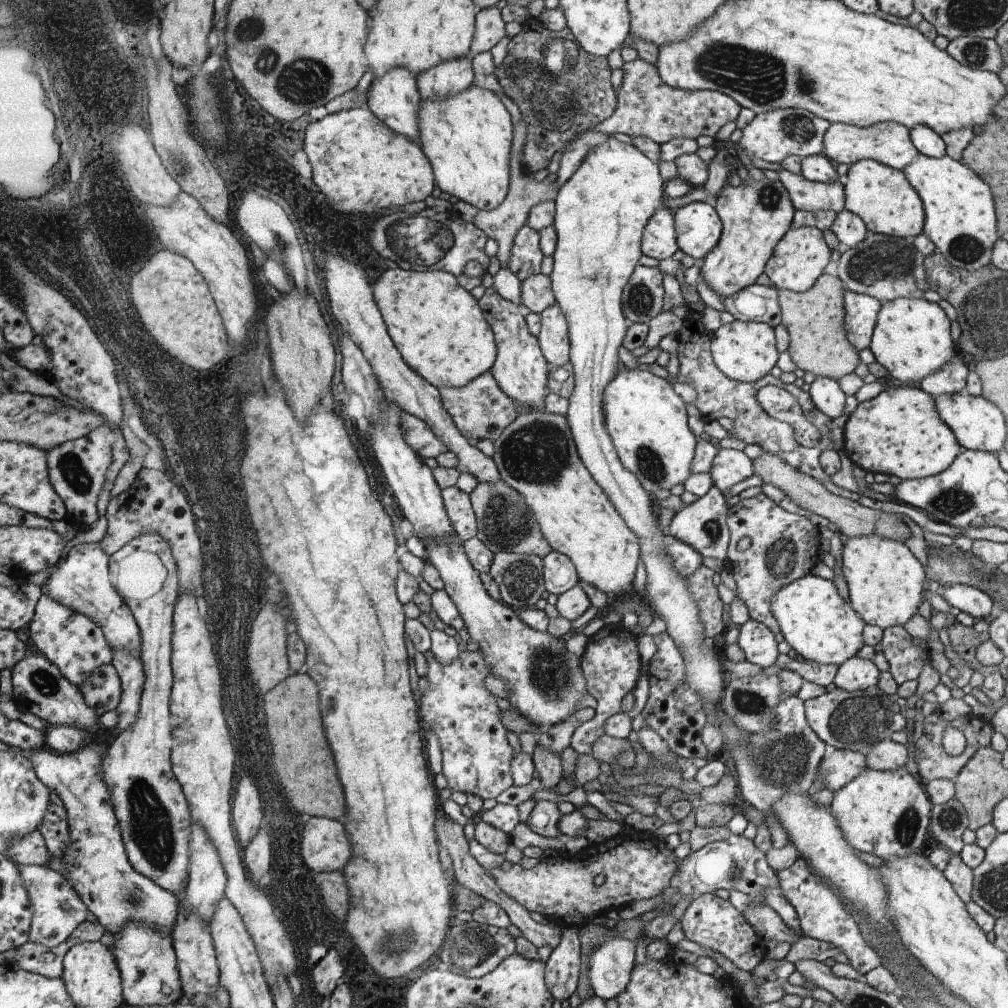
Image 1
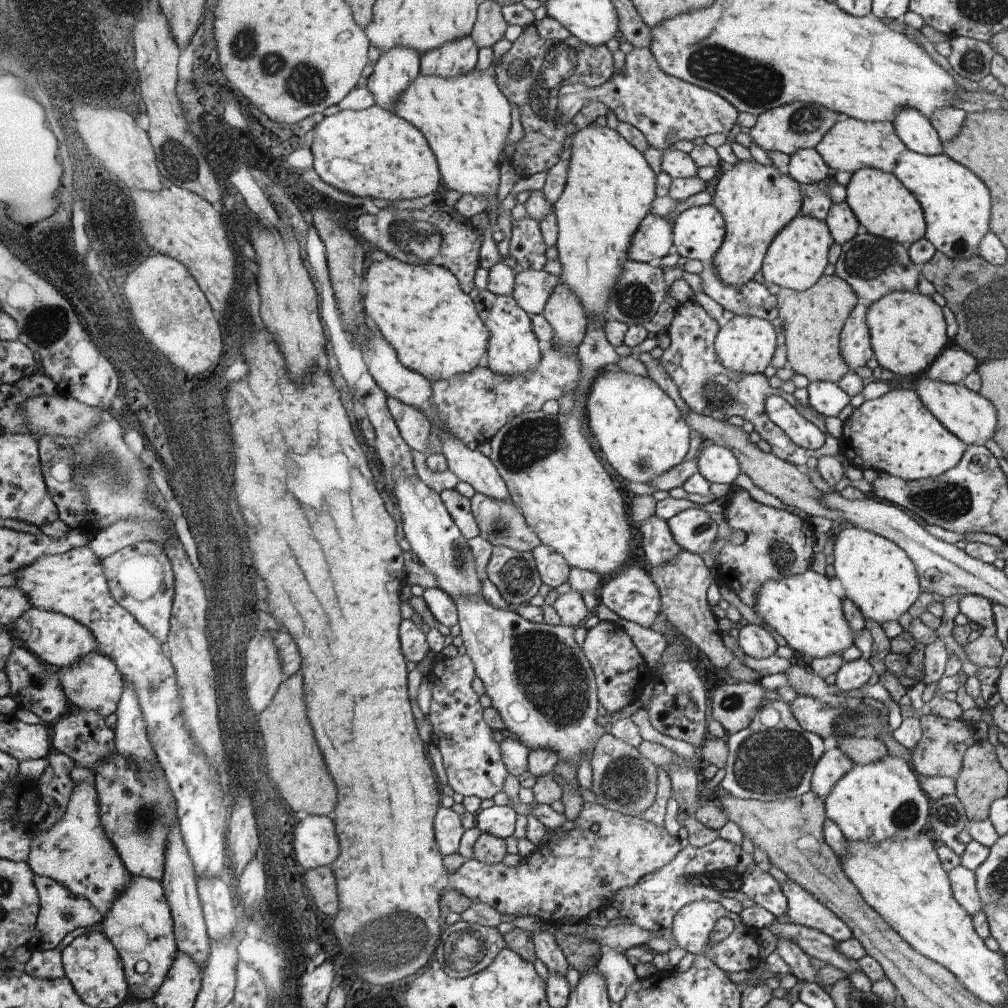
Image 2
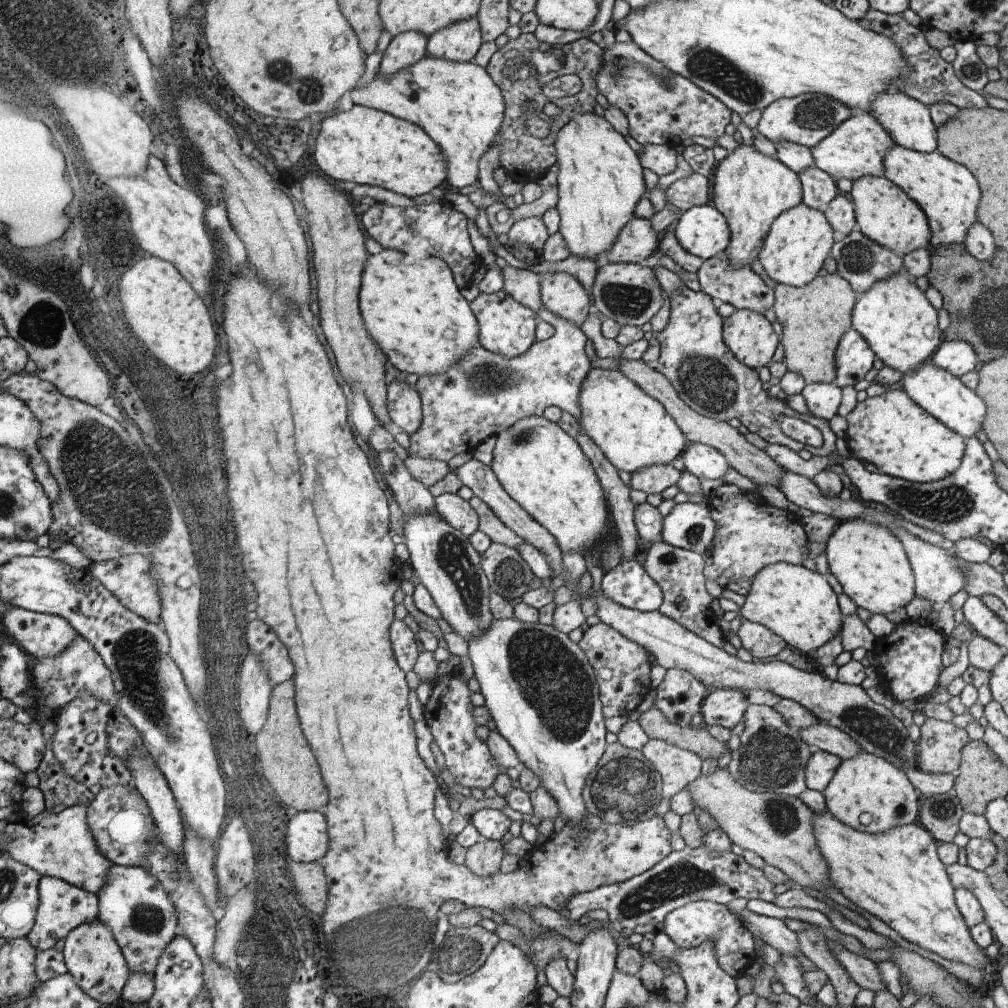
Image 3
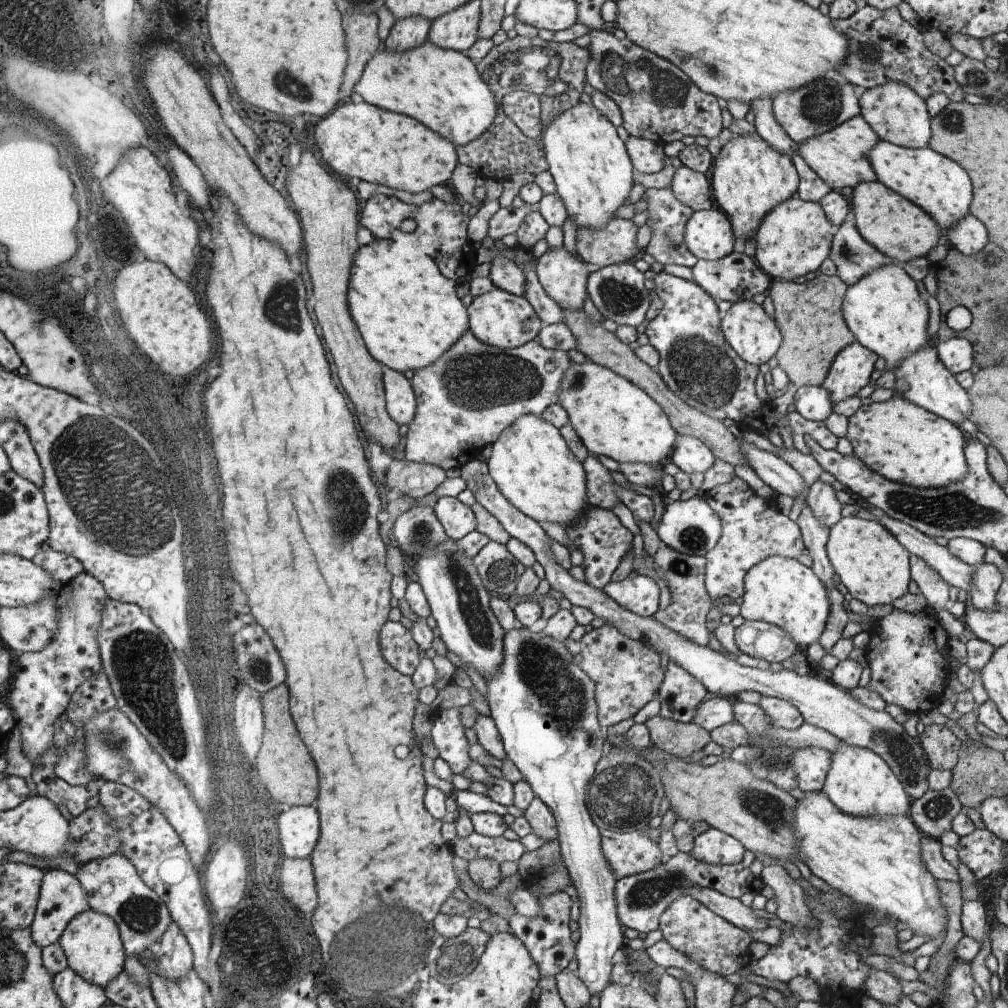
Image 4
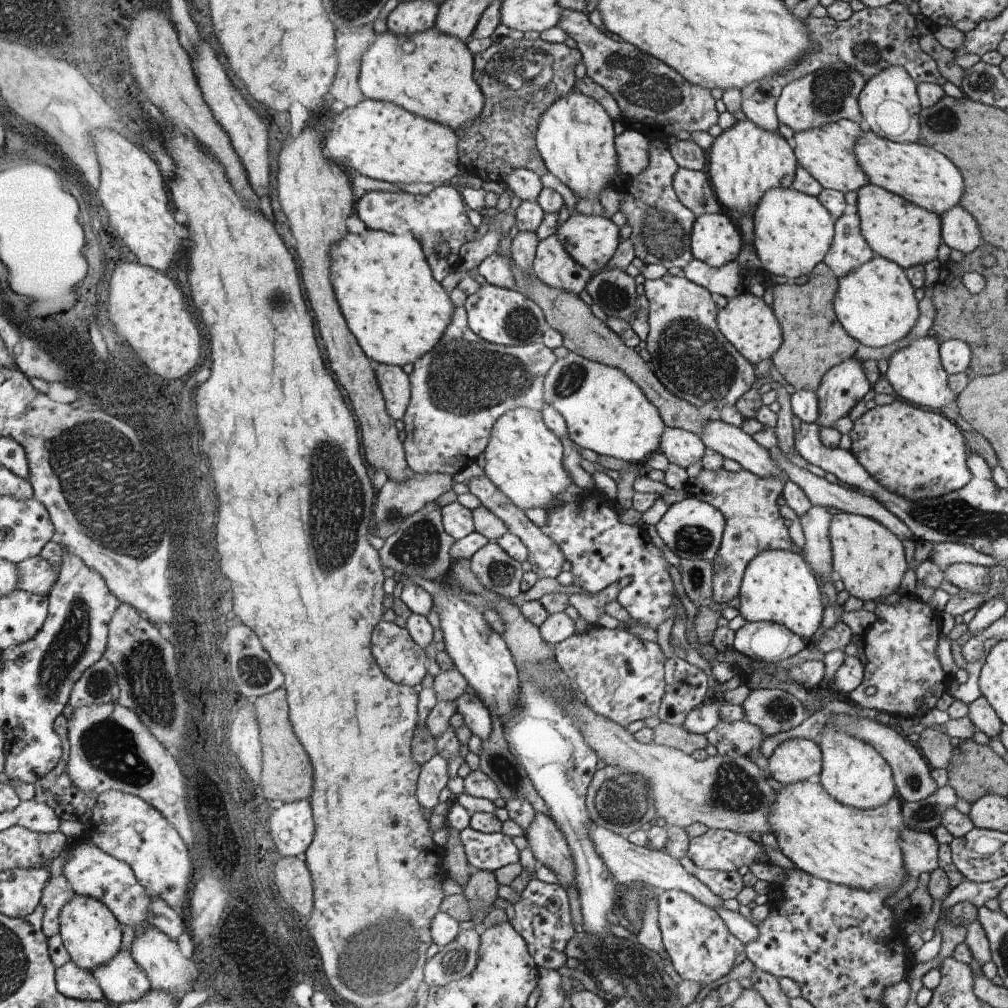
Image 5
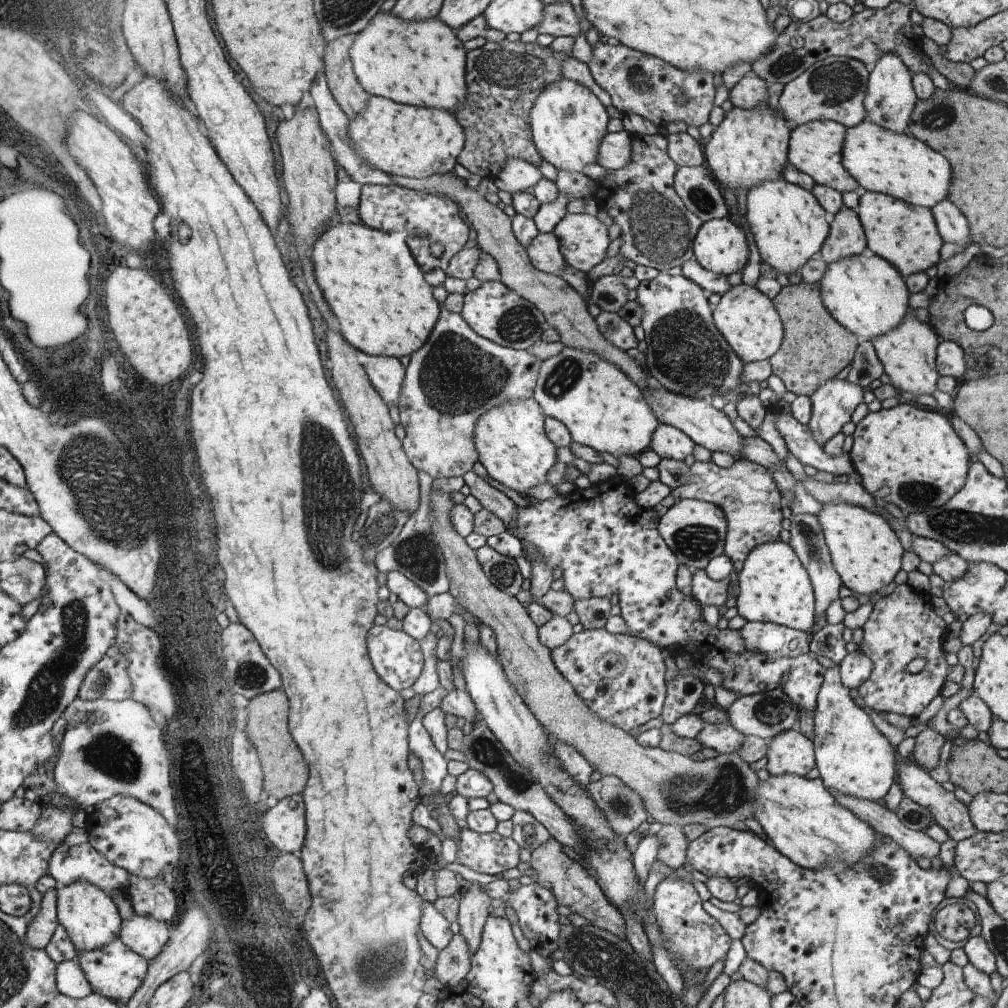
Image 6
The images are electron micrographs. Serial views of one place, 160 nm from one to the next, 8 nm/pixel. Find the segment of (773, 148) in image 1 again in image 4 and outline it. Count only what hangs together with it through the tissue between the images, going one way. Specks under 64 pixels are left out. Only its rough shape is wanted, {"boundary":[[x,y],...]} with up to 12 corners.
{"boundary":[[820,77],[773,98],[800,144],[860,115],[857,86]]}

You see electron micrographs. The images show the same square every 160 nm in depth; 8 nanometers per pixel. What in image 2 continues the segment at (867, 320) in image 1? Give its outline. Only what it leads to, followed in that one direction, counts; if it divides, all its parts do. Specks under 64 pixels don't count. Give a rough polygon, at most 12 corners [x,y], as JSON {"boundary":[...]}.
{"boundary":[[860,301],[839,336],[849,372],[873,356],[865,321],[868,304]]}

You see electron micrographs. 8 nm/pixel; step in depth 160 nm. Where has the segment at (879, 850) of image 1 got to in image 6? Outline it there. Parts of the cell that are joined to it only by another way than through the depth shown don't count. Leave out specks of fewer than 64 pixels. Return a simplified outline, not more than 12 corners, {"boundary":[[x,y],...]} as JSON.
{"boundary":[[838,665],[814,710],[827,789],[882,802],[896,748],[854,703]]}

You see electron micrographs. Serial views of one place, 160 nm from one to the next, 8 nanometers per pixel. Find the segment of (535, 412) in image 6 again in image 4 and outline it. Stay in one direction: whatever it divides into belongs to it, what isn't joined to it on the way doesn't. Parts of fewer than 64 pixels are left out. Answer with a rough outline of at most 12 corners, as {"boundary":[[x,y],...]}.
{"boundary":[[542,416],[518,417],[486,465],[536,522],[577,522],[586,471]]}

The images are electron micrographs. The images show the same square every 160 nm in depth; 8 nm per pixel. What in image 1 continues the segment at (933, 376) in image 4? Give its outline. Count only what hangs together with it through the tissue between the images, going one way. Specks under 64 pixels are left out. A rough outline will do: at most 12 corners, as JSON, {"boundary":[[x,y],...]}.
{"boundary":[[968,392],[934,397],[964,448],[1004,449],[1003,412]]}

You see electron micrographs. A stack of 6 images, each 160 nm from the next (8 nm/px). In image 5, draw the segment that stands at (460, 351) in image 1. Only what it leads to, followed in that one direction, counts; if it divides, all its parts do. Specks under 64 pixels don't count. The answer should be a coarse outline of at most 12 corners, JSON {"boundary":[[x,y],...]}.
{"boundary":[[414,238],[333,244],[341,313],[367,357],[412,365],[455,307]]}

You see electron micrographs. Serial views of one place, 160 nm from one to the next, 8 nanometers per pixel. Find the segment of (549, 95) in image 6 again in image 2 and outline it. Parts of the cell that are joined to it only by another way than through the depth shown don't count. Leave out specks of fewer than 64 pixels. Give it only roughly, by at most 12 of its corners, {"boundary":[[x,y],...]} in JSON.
{"boundary":[[604,122],[571,141],[552,206],[561,282],[605,328],[609,292],[656,198]]}

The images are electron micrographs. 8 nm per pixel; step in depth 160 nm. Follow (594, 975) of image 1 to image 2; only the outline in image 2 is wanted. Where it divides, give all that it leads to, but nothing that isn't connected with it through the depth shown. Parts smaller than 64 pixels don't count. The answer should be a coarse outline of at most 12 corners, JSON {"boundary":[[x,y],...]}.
{"boundary":[[605,948],[597,969],[618,1004],[638,981],[625,952]]}

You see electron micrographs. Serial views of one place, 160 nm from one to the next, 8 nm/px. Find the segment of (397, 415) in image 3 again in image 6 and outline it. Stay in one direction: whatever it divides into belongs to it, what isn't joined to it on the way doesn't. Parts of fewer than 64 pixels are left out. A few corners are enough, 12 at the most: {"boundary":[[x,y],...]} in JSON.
{"boundary":[[360,354],[370,382],[396,405],[405,366],[392,356]]}

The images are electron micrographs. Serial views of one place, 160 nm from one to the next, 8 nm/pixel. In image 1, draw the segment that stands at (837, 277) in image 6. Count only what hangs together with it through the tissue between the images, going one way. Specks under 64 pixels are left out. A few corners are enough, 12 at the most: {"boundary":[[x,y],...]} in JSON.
{"boundary":[[938,303],[879,308],[869,348],[911,386],[956,352]]}

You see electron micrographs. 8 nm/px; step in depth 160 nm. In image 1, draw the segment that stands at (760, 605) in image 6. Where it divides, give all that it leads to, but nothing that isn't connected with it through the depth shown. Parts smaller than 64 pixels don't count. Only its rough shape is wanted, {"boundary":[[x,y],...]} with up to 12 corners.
{"boundary":[[807,574],[770,608],[808,661],[840,666],[866,624],[833,580]]}

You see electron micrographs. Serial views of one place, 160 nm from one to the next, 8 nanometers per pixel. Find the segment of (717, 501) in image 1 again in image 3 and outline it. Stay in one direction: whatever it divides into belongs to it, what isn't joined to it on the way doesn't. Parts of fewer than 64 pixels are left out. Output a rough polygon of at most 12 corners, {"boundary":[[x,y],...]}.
{"boundary":[[706,501],[678,503],[661,538],[703,554],[715,536]]}

